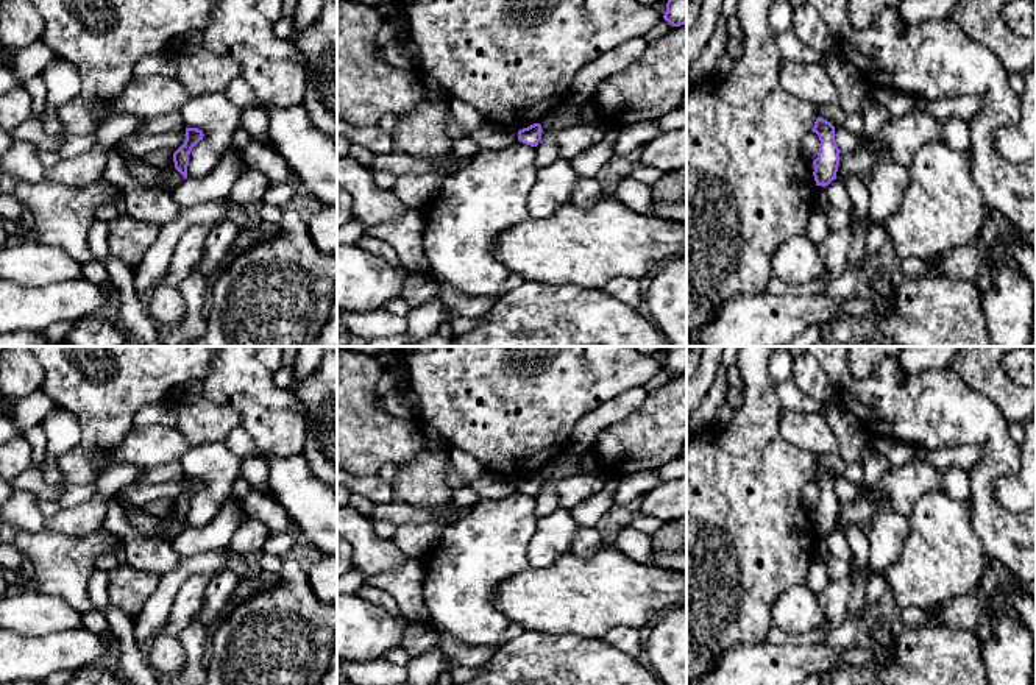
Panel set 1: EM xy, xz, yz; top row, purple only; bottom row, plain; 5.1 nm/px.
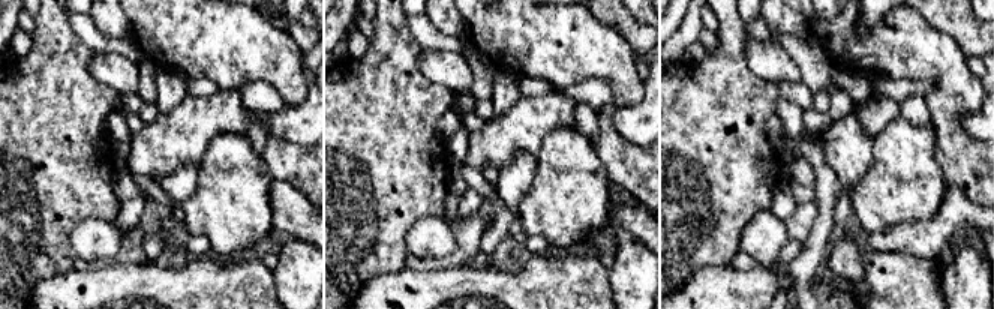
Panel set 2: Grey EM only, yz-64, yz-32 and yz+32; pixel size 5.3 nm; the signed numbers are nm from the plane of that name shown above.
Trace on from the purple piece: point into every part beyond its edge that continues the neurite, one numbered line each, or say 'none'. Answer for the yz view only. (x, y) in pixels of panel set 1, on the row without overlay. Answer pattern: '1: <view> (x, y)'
none

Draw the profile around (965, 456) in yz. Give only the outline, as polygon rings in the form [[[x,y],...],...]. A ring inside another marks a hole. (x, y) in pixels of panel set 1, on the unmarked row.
[[[961,445],[956,448],[927,449],[914,446],[916,457],[939,470],[961,467],[966,471],[981,463],[981,453],[975,446]]]

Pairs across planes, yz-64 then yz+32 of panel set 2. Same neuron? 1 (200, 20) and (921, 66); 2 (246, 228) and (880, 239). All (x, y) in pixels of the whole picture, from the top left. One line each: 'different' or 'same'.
1: same
2: different

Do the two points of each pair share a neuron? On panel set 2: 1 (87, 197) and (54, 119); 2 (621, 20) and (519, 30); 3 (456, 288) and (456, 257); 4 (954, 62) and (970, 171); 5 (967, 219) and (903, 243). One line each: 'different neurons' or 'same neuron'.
1: same neuron
2: different neurons
3: different neurons
4: same neuron
5: same neuron

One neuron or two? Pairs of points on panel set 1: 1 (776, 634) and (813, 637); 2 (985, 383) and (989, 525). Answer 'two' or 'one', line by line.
1: one
2: two

